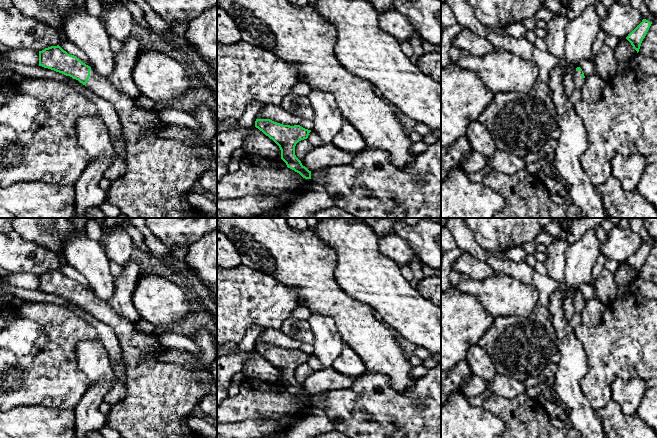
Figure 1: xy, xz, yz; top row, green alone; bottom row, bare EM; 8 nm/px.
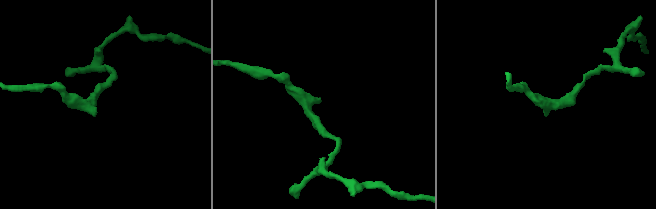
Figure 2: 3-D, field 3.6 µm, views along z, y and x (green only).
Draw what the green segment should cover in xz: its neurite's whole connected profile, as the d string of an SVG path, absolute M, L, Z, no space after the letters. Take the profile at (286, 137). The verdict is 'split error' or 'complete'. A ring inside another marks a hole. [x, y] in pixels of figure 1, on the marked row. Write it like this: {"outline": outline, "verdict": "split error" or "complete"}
{"outline": "M256 119L255 127L272 139L281 150L281 159L287 167L299 173L305 179L311 179L311 171L302 165L295 155L296 144L308 138L311 130L300 125L283 125L270 119Z", "verdict": "complete"}

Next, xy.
{"outline": "M59 45L39 51L39 66L78 80L112 103L118 113L126 143L127 169L123 176L111 182L105 201L118 207L128 218L201 218L193 211L187 195L198 190L198 180L206 171L217 170L217 162L208 145L216 135L217 121L209 106L198 105L189 113L200 124L199 130L192 131L201 141L189 145L180 140L159 137L157 131L168 123L161 120L156 110L139 108L136 100L118 91L108 78L100 76L92 67L68 54Z", "verdict": "split error"}

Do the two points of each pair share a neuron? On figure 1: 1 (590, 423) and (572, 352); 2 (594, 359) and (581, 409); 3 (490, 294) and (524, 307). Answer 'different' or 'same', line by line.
1: same
2: different
3: same

